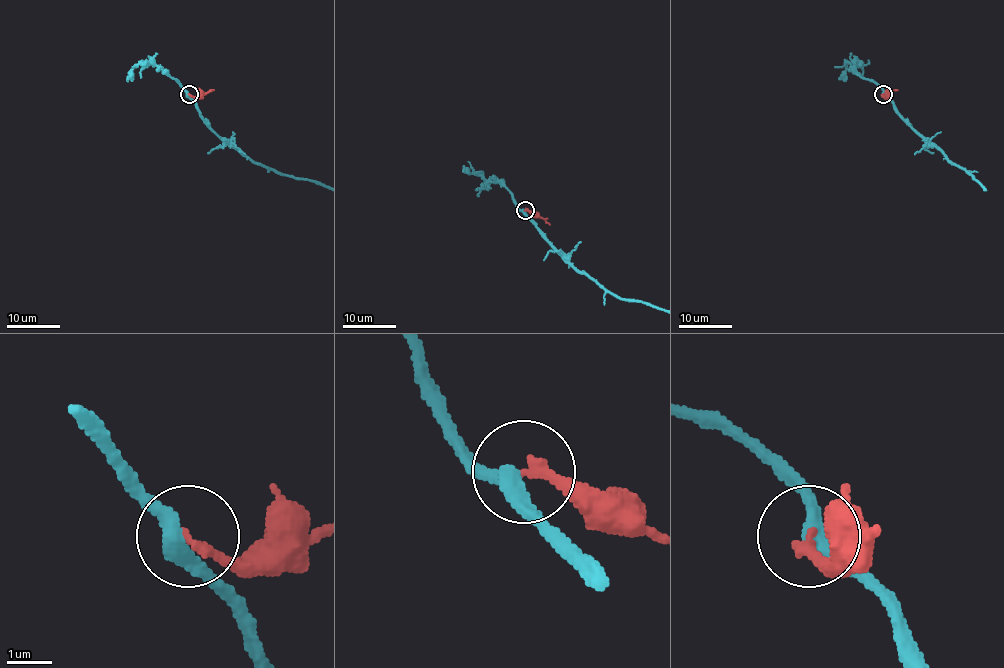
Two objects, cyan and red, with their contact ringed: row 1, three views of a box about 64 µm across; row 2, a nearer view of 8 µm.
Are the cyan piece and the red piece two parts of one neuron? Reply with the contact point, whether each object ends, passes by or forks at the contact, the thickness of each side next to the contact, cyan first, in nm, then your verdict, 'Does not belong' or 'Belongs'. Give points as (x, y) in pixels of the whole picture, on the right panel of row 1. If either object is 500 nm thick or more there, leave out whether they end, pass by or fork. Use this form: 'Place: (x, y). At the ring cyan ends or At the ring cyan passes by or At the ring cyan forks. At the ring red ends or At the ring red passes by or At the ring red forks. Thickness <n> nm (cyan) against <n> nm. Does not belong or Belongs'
Place: (883, 94). At the ring cyan passes by. At the ring red ends. Thickness 360 nm (cyan) against 240 nm. Does not belong

